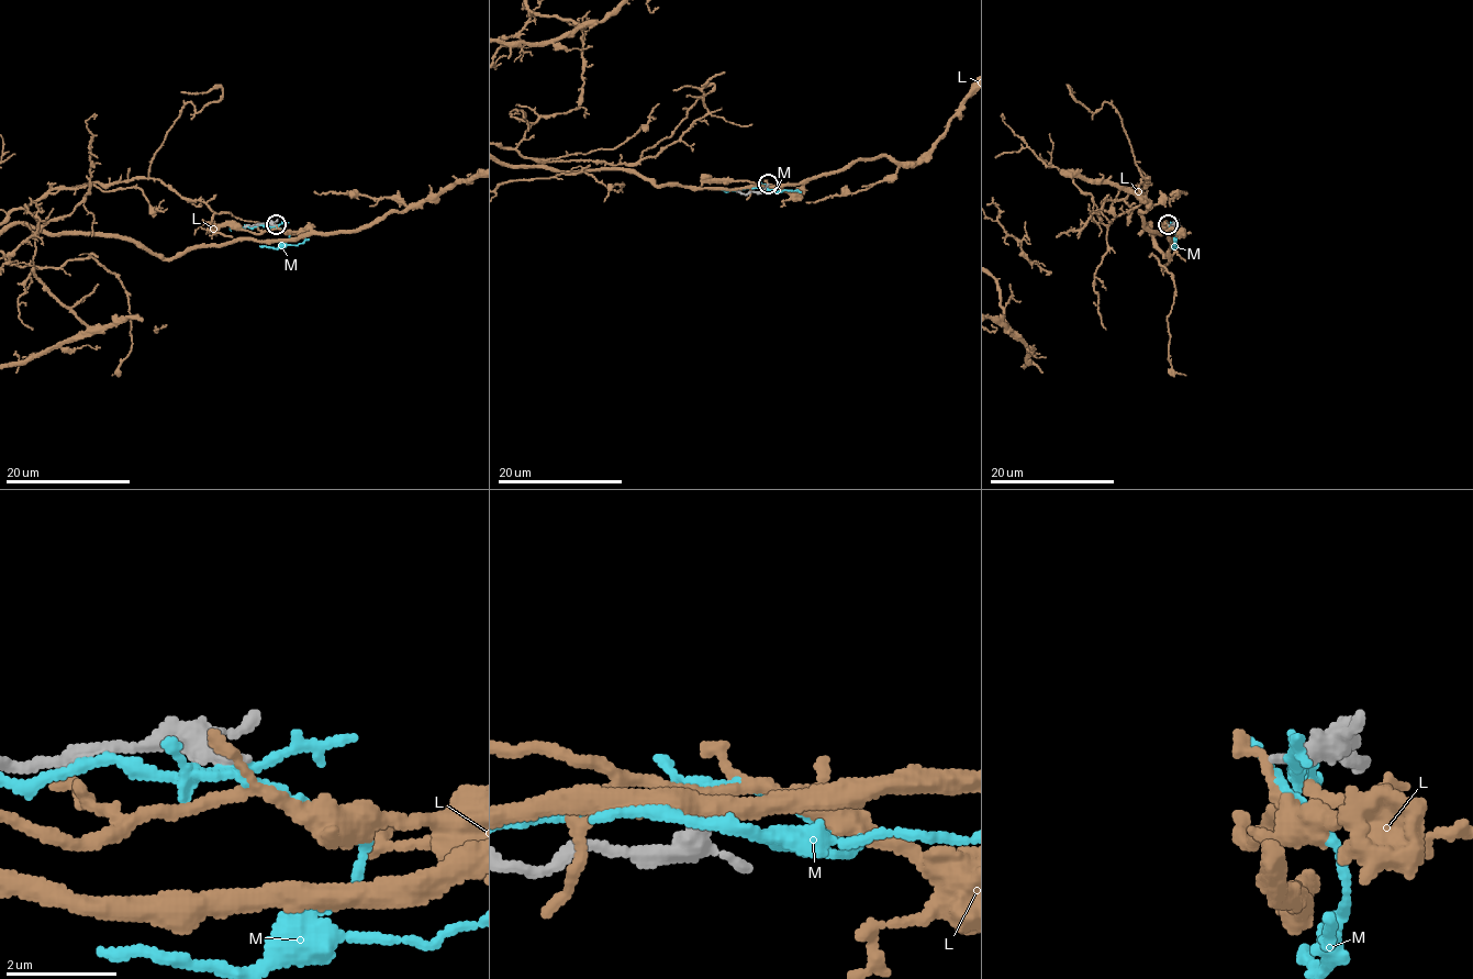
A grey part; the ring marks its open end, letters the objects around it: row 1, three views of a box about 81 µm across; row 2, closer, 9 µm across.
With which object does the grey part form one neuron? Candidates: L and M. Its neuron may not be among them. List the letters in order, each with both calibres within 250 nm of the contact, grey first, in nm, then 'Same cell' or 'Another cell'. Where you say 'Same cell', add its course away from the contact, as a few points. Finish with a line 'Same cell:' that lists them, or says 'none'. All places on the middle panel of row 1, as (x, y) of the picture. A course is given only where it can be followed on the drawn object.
L: Thickness 200 nm (grey) against 190 nm. Another cell
M: Thickness 280 nm (grey) against 150 nm. Another cell
Same cell: none

